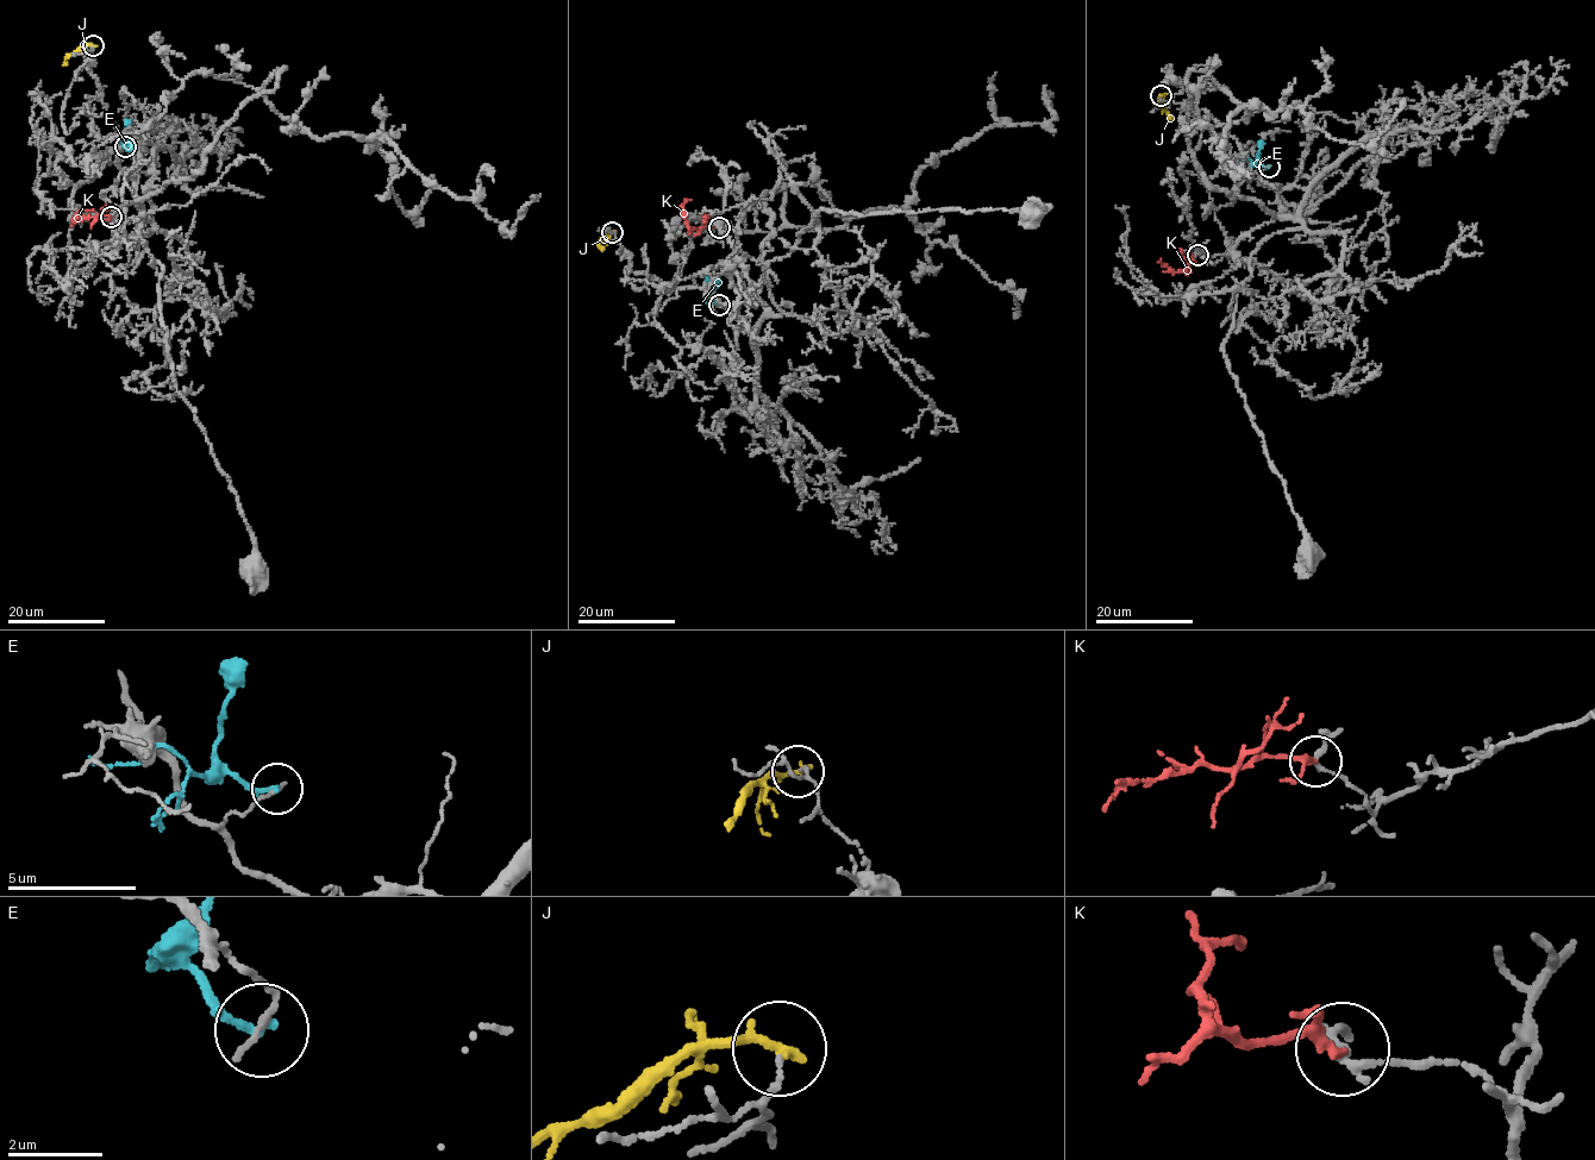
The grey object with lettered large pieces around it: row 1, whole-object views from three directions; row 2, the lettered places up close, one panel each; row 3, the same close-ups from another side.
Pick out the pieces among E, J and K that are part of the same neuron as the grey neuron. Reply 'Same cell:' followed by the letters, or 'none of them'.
Same cell: none of them

